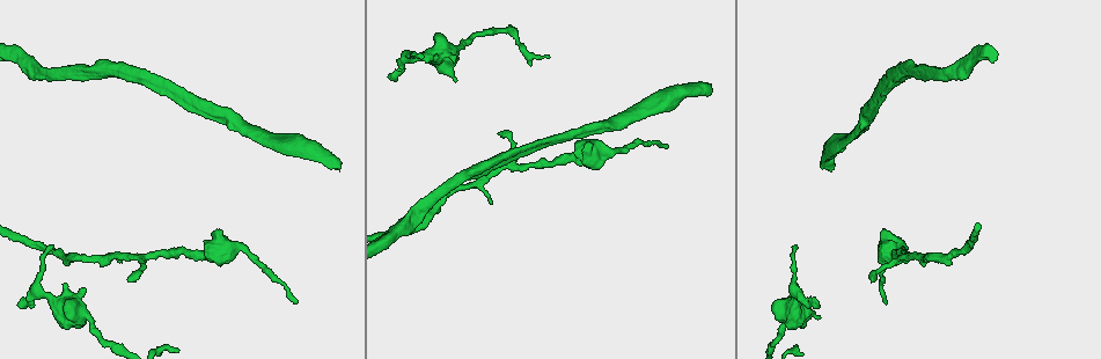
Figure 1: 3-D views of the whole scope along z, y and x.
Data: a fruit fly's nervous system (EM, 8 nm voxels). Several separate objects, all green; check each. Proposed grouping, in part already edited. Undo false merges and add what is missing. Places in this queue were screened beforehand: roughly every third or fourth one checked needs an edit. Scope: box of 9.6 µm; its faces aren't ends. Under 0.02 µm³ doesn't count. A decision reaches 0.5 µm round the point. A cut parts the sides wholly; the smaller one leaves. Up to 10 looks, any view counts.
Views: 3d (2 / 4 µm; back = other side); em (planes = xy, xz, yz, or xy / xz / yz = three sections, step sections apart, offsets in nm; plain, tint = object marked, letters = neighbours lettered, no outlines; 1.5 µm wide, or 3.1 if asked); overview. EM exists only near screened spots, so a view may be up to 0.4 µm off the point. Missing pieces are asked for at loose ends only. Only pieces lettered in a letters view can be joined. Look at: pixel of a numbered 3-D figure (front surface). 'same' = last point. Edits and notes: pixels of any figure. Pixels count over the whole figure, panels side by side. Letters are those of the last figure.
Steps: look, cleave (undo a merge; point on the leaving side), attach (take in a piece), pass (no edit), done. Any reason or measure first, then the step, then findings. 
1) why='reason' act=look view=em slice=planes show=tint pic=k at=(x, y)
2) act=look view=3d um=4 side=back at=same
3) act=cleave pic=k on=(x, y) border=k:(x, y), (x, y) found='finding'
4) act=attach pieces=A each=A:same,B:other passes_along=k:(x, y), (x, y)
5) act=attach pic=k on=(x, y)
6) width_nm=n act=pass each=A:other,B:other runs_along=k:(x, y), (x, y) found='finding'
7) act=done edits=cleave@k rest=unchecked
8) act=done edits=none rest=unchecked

why='an open end' act=look view=3d um=2 pic=1 at=(390, 73)

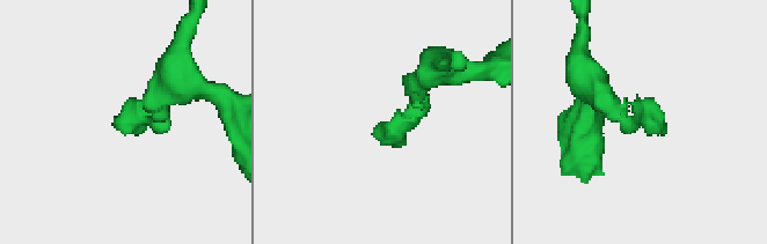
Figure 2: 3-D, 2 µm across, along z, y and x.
act=look view=em slice=planes show=plain pic=2 at=(124, 132)

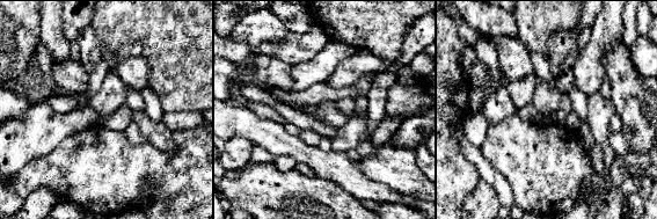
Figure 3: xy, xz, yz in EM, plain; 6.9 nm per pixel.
why='see the neighbours' act=look view=em slice=planes show=letters at=same

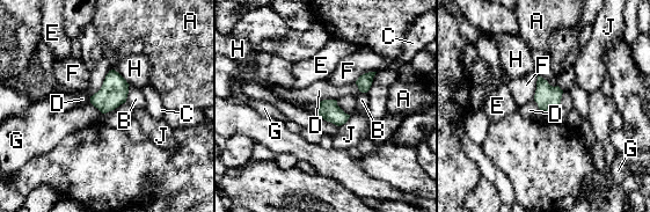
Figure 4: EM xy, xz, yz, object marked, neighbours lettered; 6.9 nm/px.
longest_contact=F:170nm act=pass each=A:other,B:other,C:other,D:other,E:other,F:other,G:other,H:other,J:other border=4:(89, 102), (102, 114) found='none of them fits'

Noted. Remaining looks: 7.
why='tapers out' act=look view=3d um=4 pic=1 at=(797, 246)

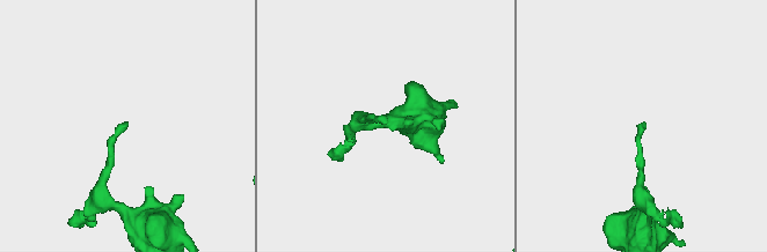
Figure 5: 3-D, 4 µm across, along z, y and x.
act=look view=em slice=yz step=8 show=tint pic=5 at=(124, 122)

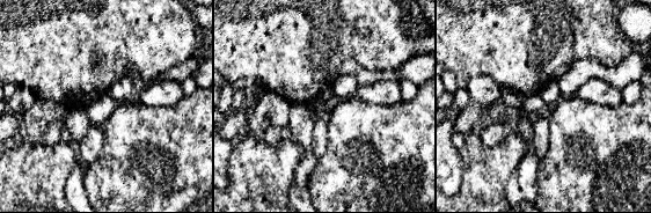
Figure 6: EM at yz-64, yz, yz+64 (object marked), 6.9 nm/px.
why='cut it another way' act=look view=em slice=xz step=4 show=letters at=same

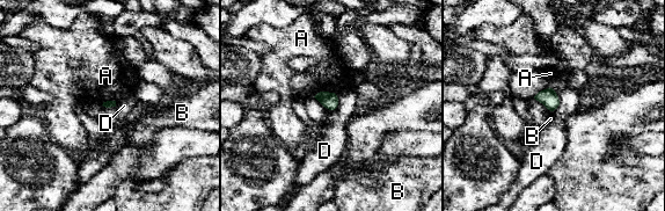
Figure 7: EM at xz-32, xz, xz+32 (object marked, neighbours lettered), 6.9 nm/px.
act=pass each=A:other,B:other,D:other border=7:(336, 94), (319, 92), (314, 96) found='none of them fits'

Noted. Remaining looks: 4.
why='free end' act=look view=3d um=4 pic=1 at=(666, 145)

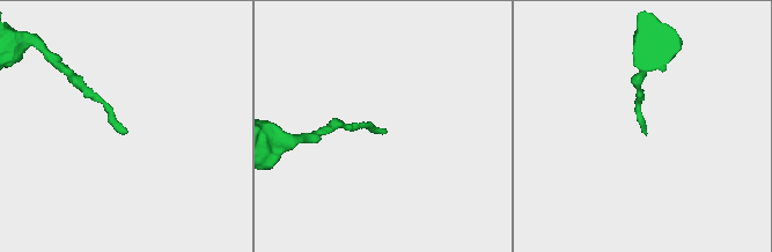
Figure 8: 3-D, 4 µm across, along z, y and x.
act=look view=em slice=yz step=8 show=letters pic=8 at=(379, 132)

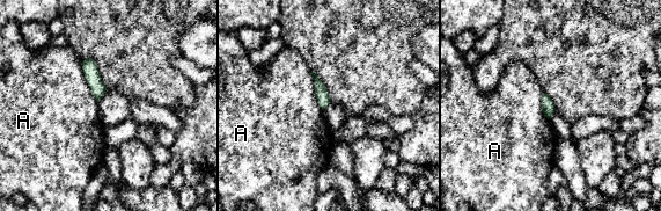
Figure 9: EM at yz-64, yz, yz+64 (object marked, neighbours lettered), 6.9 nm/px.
width_nm=90 act=pass each=A:other border=9:(309, 71), (315, 97), (322, 110) found='no lettered piece goes on from it'

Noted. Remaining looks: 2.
why='free end' act=look view=em slice=xz step=4 show=tint pic=1 at=(501, 135)

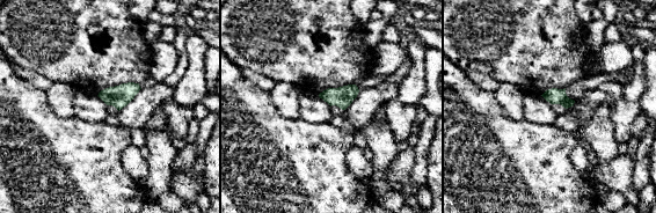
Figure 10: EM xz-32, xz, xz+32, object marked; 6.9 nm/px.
why='cut it another way' act=look view=em slice=planes show=letters at=same

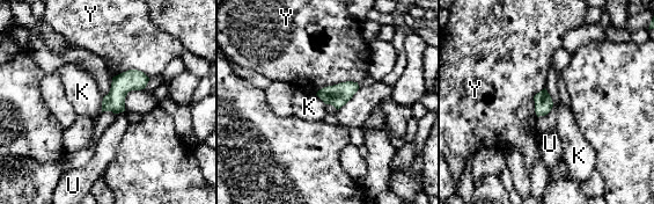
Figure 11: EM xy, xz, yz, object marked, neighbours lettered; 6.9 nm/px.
act=pass each=K:other,U:other,Y:other border=11:(103, 97), (101, 111) found='no lettered piece goes on from it'

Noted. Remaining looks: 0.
act=done edits=none rest=unchecked

